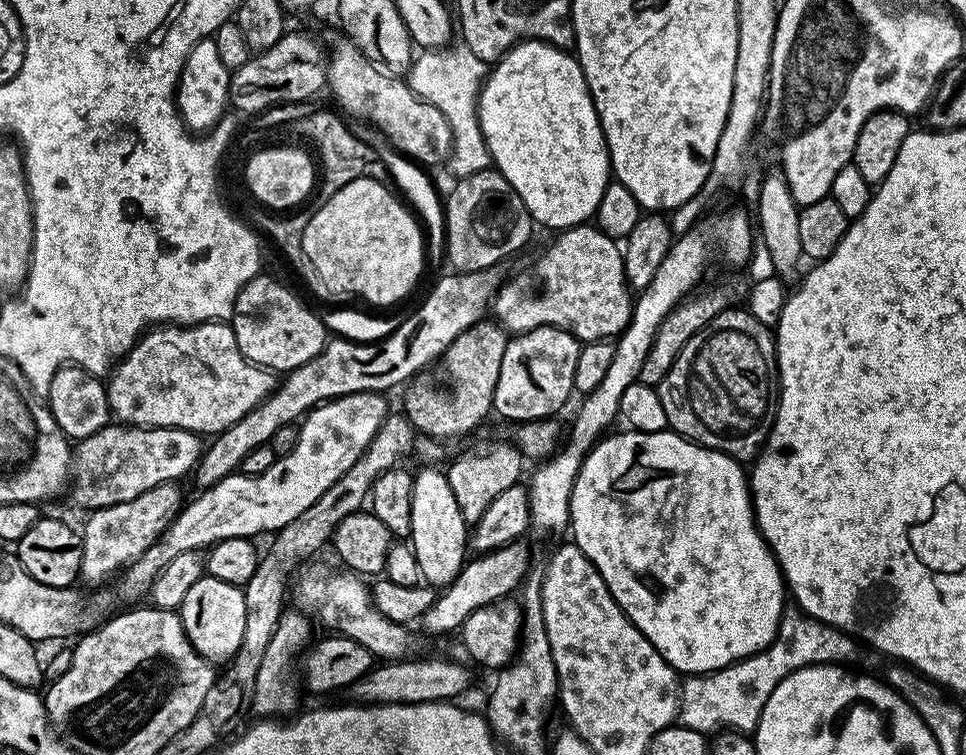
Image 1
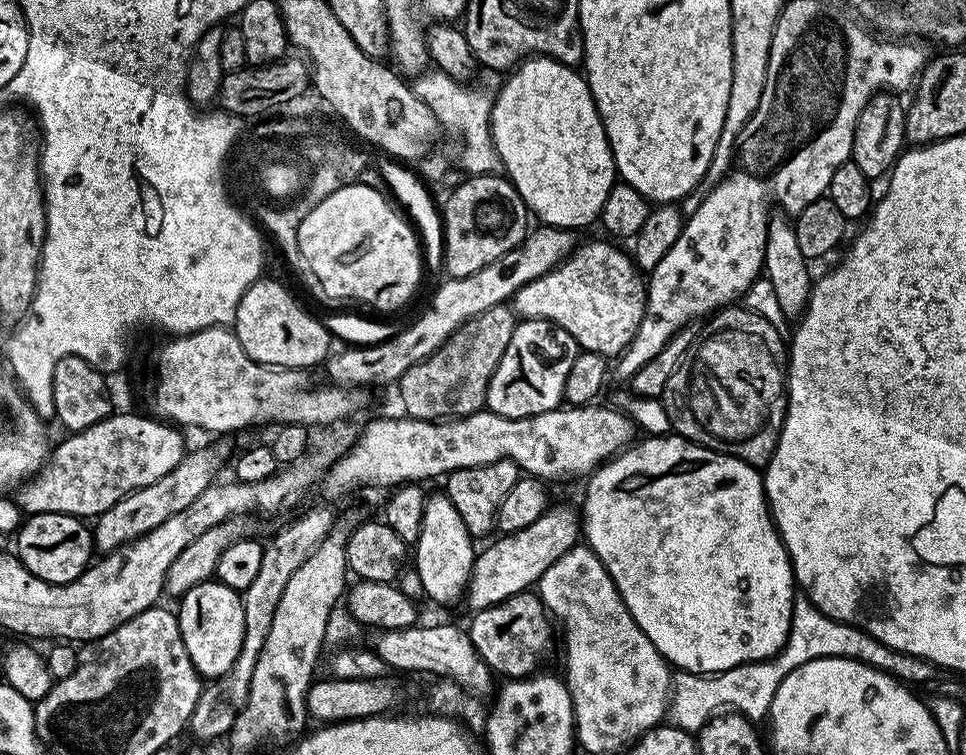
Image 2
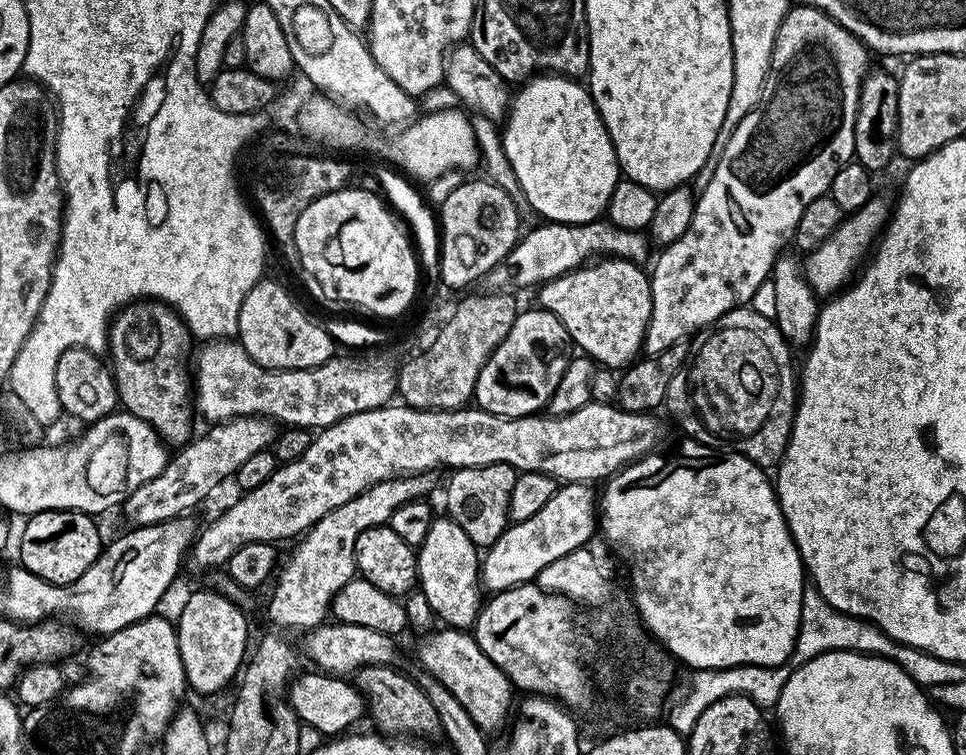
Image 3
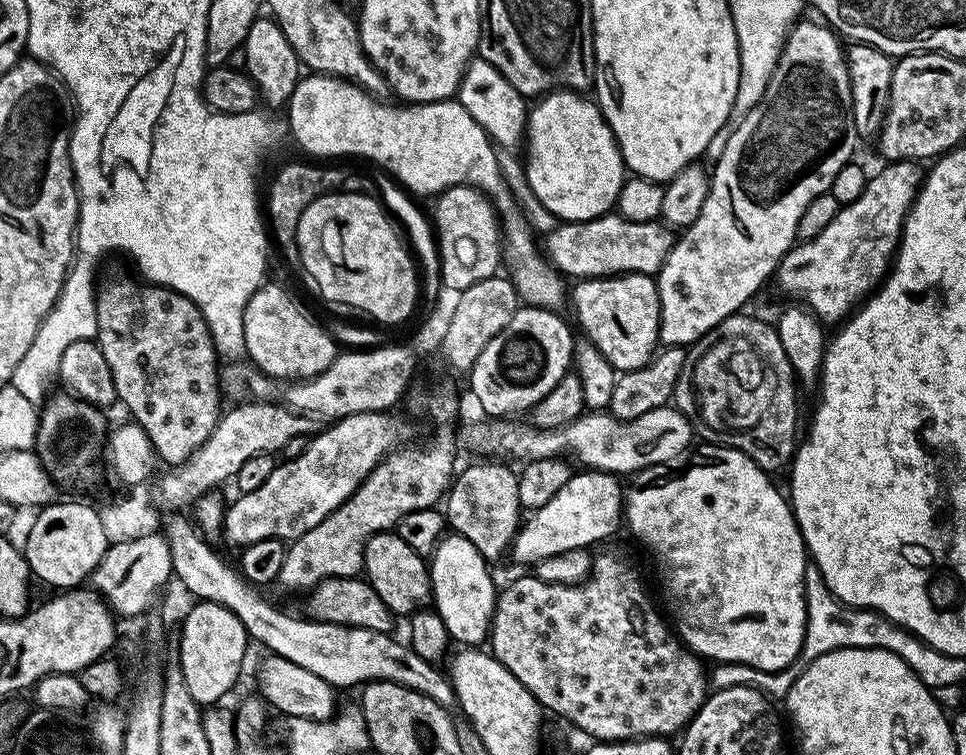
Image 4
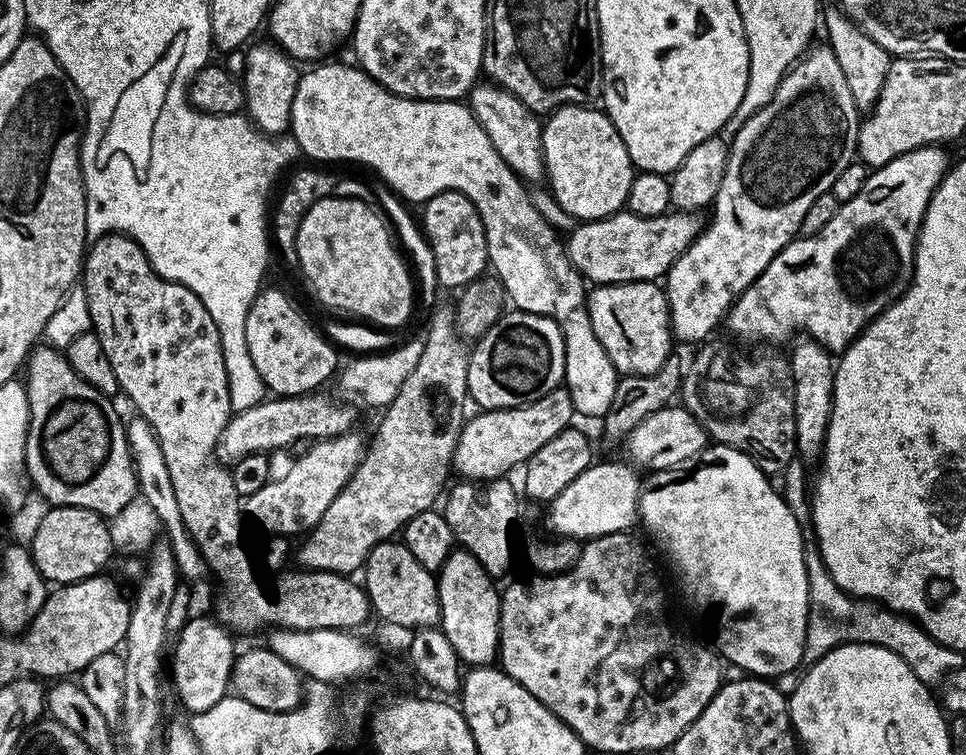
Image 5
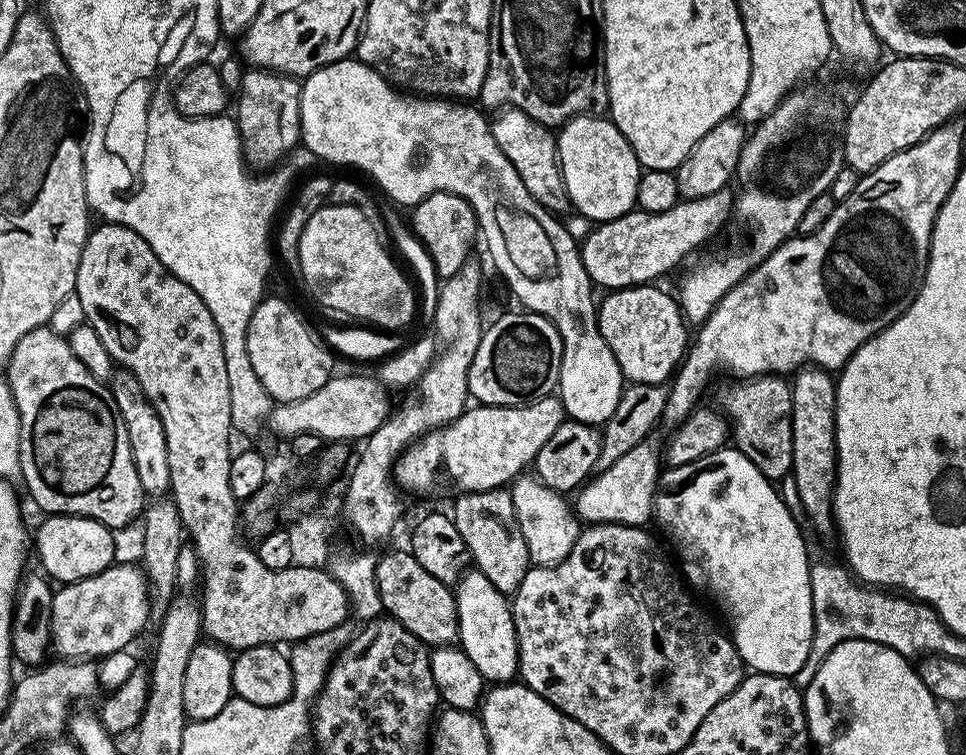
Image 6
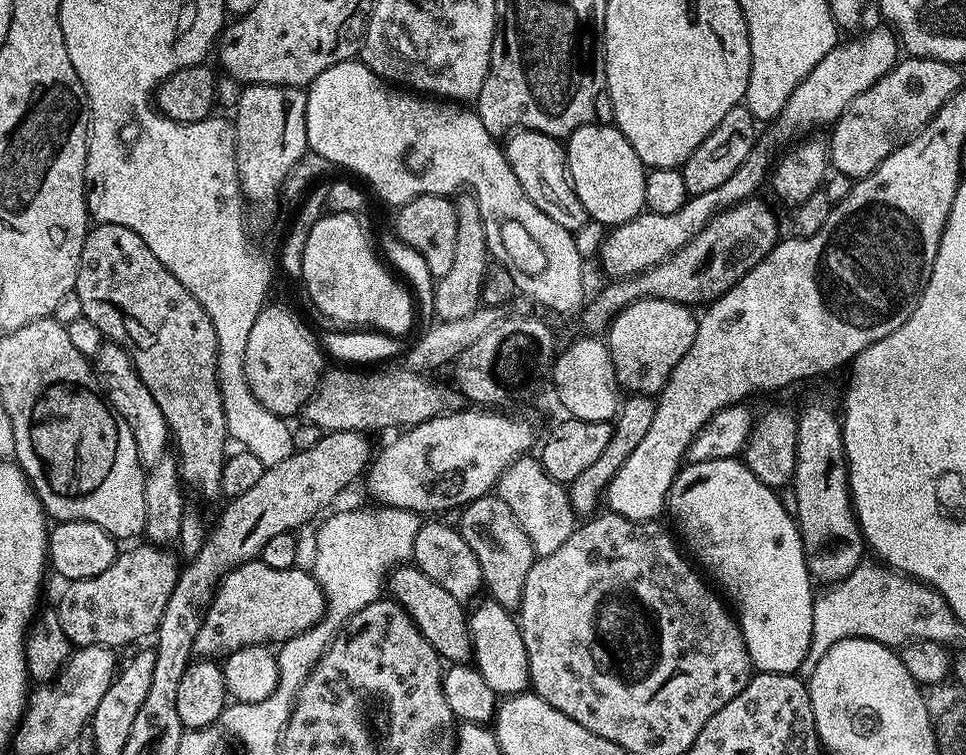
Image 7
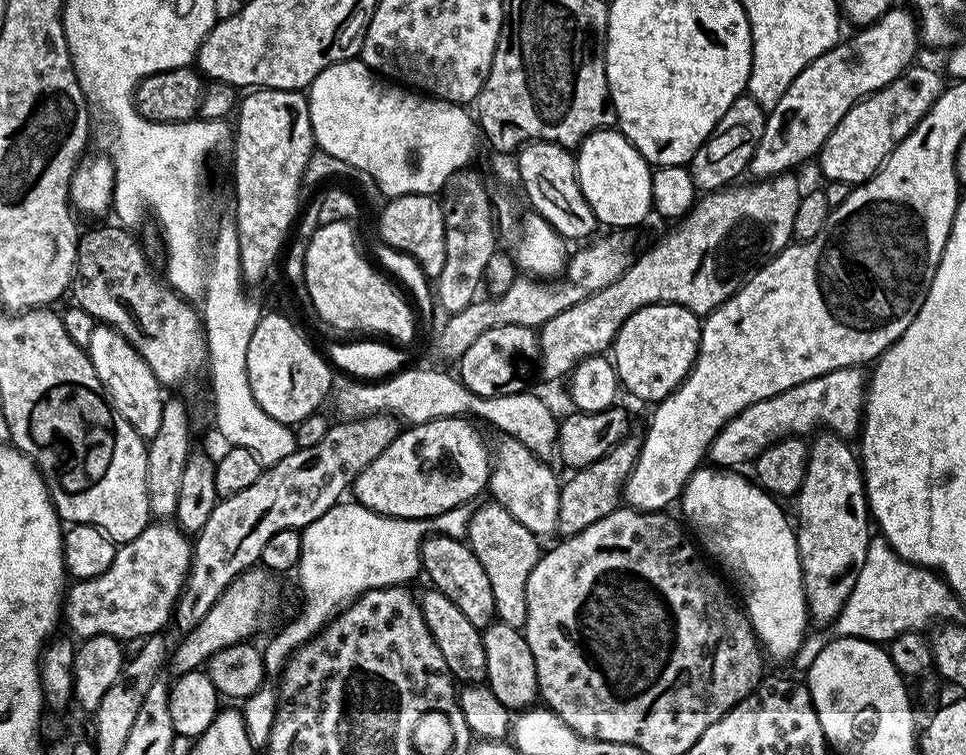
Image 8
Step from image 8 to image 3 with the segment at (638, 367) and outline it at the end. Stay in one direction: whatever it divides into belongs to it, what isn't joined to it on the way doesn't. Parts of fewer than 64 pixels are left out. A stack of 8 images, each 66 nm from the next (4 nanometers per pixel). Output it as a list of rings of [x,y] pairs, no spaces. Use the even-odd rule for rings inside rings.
[[[600,258],[539,285],[539,292],[539,307],[557,316],[562,326],[566,326],[569,341],[575,347],[577,344],[580,347],[577,349],[583,355],[591,356],[597,365],[608,370],[623,370],[641,355],[652,309],[652,281],[641,265],[632,264],[628,260]]]

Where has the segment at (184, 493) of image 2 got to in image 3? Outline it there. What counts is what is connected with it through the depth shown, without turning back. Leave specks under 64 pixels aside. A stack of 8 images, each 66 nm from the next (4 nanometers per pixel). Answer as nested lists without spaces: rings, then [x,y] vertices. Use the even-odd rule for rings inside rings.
[[[235,416],[233,420],[213,423],[209,428],[212,429],[205,436],[197,435],[183,445],[177,451],[180,453],[169,459],[158,478],[150,478],[150,482],[138,486],[138,490],[124,501],[122,512],[133,520],[133,525],[160,524],[191,513],[191,508],[198,507],[227,476],[228,479],[235,477],[250,457],[265,451],[274,439],[273,421],[262,416]]]

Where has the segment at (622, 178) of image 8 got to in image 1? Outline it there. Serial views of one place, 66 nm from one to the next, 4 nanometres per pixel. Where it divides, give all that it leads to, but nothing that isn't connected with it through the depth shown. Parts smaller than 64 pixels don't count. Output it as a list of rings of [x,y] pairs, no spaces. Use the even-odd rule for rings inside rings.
[[[522,40],[519,44],[515,44],[501,60],[497,60],[491,65],[484,81],[484,87],[480,89],[478,114],[480,115],[480,129],[485,142],[488,143],[495,171],[500,172],[506,178],[506,182],[510,182],[510,186],[518,194],[518,198],[522,198],[526,210],[532,215],[533,221],[537,225],[545,224],[548,228],[563,230],[575,228],[576,225],[591,221],[595,217],[598,202],[602,202],[602,194],[610,182],[612,161],[608,158],[608,143],[604,140],[604,131],[584,77],[584,71],[579,60],[571,51],[556,48],[544,40]]]

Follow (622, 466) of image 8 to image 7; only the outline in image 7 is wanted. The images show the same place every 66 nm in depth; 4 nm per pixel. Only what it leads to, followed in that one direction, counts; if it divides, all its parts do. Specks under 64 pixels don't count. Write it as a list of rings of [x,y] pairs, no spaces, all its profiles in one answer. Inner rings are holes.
[[[648,394],[629,395],[619,405],[612,424],[610,442],[606,442],[606,450],[602,450],[599,458],[589,468],[582,470],[582,474],[578,474],[578,478],[574,478],[571,484],[567,485],[570,506],[576,512],[577,517],[591,517],[599,509],[596,508],[599,504],[601,507],[608,490],[608,483],[614,478],[614,474],[618,474],[618,470],[624,465],[626,458],[630,458],[630,454],[634,454],[638,442],[642,442],[642,438],[646,438],[646,433],[650,430],[650,422],[654,422],[655,413],[655,399]]]

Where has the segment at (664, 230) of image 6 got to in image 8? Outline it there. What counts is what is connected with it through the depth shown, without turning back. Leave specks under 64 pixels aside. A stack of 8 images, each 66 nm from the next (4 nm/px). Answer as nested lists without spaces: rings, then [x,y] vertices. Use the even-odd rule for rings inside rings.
[[[894,6],[886,14],[882,14],[872,24],[863,25],[852,37],[841,39],[833,48],[826,50],[794,82],[790,82],[790,90],[778,98],[778,106],[774,106],[764,117],[764,129],[762,138],[752,155],[752,161],[749,162],[746,172],[749,177],[756,180],[766,180],[769,176],[779,176],[781,174],[791,173],[792,168],[799,166],[803,160],[808,160],[819,153],[821,146],[830,138],[834,126],[846,118],[846,114],[865,96],[874,94],[882,90],[890,82],[894,82],[908,68],[913,67],[916,51],[922,48],[920,38],[920,25],[913,13],[908,12],[900,6]]]

